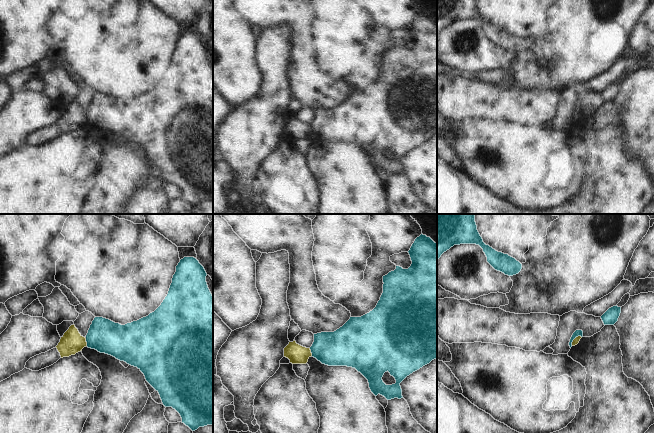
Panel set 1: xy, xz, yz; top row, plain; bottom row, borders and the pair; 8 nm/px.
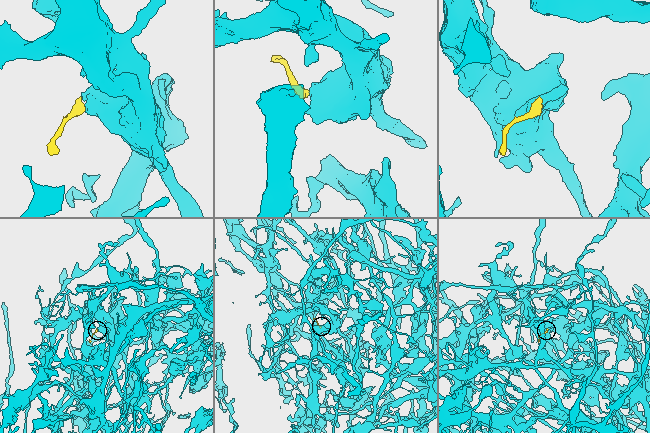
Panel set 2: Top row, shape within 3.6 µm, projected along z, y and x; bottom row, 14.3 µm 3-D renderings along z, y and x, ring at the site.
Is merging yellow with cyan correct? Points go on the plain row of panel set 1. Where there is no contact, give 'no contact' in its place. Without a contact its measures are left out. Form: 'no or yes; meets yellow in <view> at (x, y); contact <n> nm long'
no; meets yellow in xy at (86, 118); contact 70 nm long

